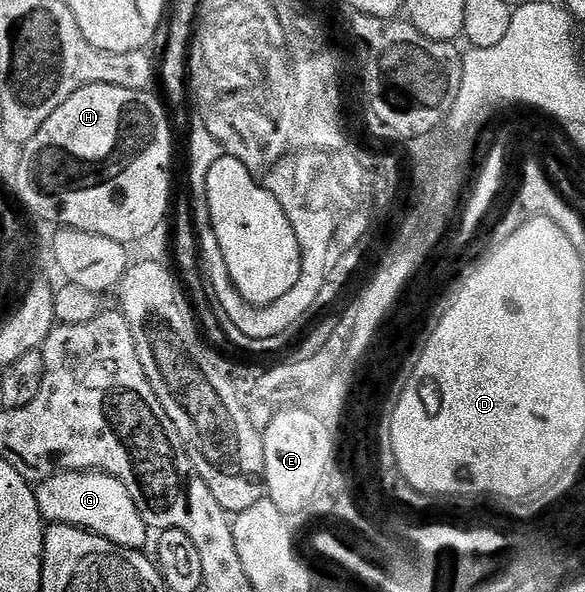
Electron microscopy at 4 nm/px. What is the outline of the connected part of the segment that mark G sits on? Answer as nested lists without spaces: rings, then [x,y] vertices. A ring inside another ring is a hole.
[[[72,472],[54,474],[34,487],[35,499],[44,519],[51,524],[78,526],[100,534],[119,546],[128,548],[136,545],[135,537],[139,530],[133,523],[127,522],[129,499],[122,482],[112,478],[106,472]]]

